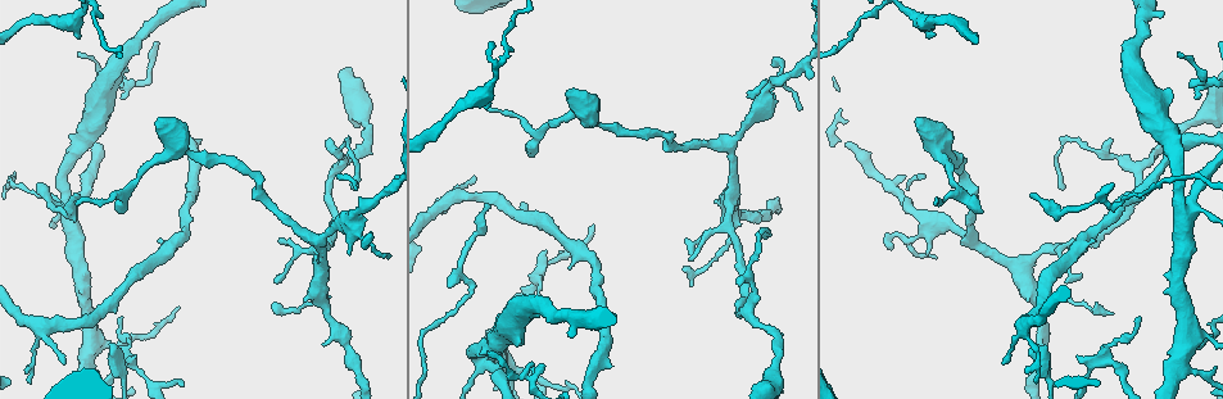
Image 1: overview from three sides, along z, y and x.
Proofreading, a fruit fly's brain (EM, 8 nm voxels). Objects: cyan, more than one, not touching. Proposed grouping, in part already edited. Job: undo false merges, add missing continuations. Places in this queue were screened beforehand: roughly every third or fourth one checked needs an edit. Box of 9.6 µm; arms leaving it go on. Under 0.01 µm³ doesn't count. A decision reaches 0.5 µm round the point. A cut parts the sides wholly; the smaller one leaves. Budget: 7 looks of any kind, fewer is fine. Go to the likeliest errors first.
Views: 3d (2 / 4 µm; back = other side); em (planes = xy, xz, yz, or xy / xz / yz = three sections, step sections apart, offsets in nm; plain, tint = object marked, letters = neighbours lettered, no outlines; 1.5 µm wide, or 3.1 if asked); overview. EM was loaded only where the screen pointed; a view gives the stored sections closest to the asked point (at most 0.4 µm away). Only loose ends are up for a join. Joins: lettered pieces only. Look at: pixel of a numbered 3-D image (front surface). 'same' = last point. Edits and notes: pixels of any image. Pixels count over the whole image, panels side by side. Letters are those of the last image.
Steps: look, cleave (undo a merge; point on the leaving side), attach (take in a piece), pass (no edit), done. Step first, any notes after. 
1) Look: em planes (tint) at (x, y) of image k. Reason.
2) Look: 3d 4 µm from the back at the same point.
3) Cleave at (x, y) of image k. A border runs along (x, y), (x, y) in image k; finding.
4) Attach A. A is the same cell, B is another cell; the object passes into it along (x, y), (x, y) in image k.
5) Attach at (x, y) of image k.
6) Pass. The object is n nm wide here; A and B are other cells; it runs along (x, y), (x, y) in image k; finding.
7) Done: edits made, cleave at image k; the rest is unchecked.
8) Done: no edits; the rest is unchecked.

Look: em xy step 8 (tint) at (475, 237) of image 1.

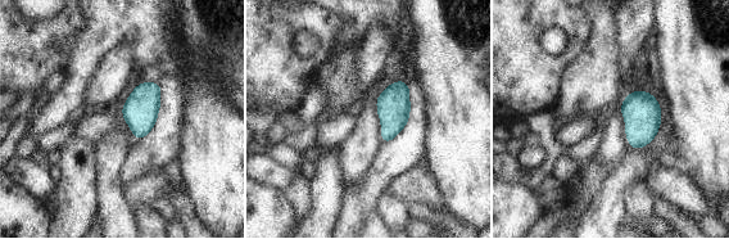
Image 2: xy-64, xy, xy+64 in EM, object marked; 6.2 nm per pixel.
Look: em planes (letters) at the same point.

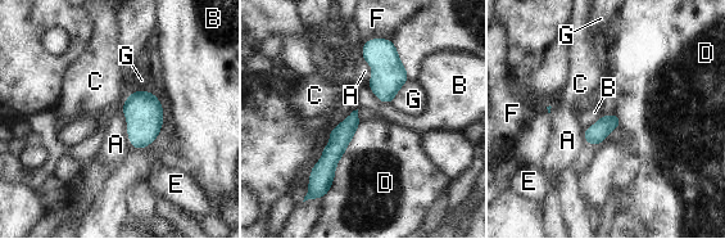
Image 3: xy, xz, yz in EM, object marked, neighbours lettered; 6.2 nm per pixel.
Pass. The object is 120 nm wide here; A, B, C, D, E, F and G are other cells; a border runs along (362, 122), (340, 158), (325, 197) in image 3; all the same neuron.

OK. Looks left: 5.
Look: em planes (tint) at (907, 10) of image 1. Abrupt turn.

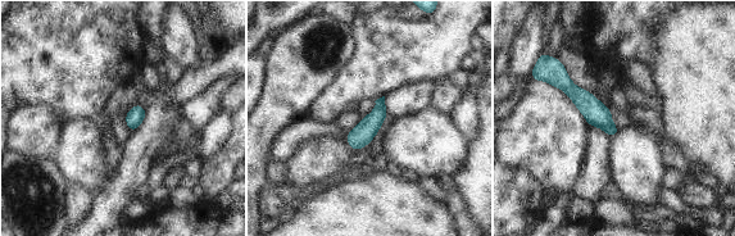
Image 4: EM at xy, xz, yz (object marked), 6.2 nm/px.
Look: em planes (letters) at the same point. See the neighbours.

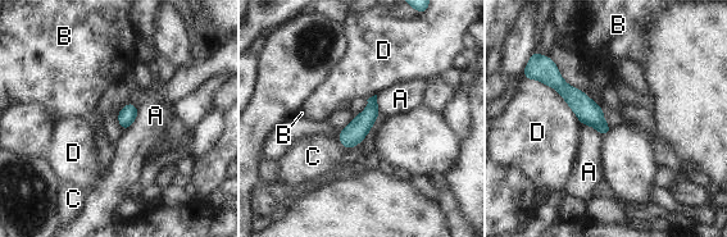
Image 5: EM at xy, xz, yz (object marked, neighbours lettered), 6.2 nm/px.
Pass. The object is 110 nm wide here; A, B, C and D are other cells; it runs along (551, 72), (553, 77), (604, 131) in image 5; one neuron here.

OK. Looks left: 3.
Look: em yz step 8 (letters) at (926, 254) of image 1. An open end.

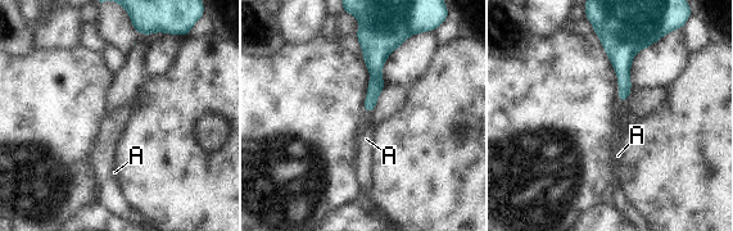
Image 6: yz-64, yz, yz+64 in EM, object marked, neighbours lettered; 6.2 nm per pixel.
Look: em planes (letters) at the same point.

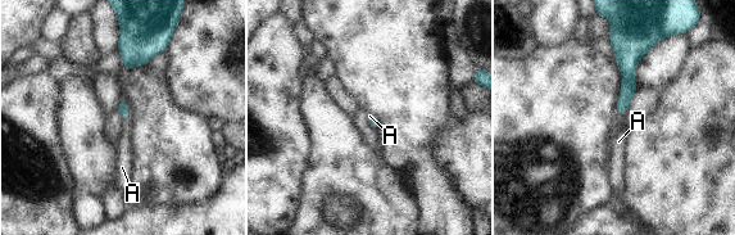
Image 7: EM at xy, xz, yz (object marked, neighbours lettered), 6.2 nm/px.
Attach A. A is the same cell; the object passes into it along (629, 86), (620, 114), (618, 141) in image 7; the neuron continues.

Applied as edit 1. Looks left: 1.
Done: edits made, attach at image 7; the rest is unchecked.

